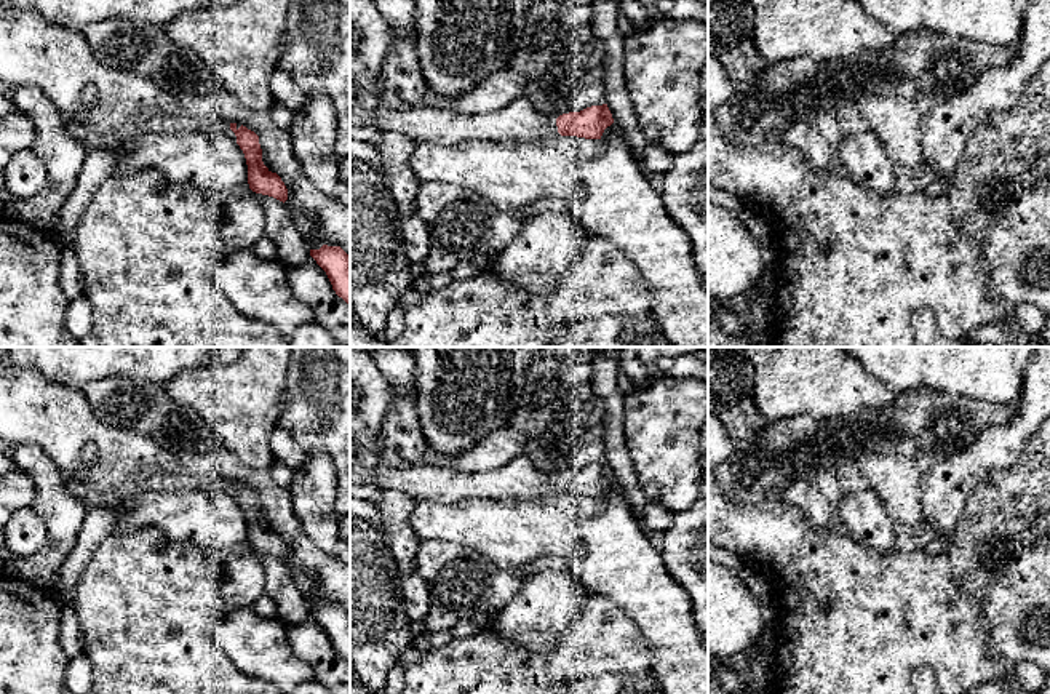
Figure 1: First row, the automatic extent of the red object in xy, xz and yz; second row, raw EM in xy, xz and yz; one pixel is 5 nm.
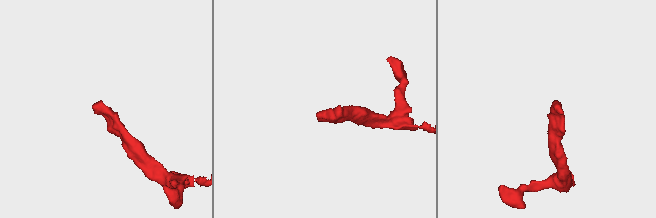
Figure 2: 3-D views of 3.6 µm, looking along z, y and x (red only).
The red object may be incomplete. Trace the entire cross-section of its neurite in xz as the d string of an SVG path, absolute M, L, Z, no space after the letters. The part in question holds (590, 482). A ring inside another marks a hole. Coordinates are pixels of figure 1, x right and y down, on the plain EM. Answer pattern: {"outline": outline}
{"outline": "M350 454L350 485L374 485L379 489L395 489L414 499L446 505L463 499L543 499L559 493L601 497L612 481L607 462L563 472L553 478L540 472L524 454L484 473L451 472L430 457L406 469L388 467L382 462L364 467Z"}

